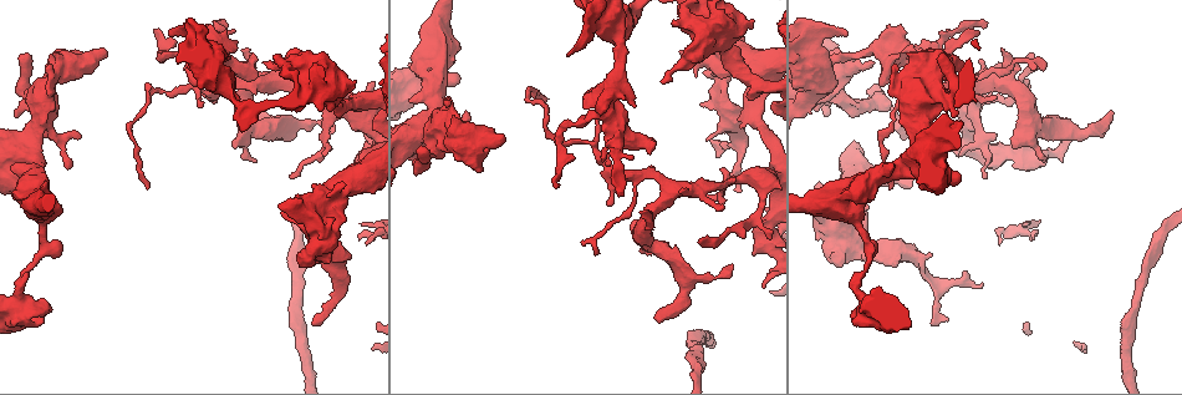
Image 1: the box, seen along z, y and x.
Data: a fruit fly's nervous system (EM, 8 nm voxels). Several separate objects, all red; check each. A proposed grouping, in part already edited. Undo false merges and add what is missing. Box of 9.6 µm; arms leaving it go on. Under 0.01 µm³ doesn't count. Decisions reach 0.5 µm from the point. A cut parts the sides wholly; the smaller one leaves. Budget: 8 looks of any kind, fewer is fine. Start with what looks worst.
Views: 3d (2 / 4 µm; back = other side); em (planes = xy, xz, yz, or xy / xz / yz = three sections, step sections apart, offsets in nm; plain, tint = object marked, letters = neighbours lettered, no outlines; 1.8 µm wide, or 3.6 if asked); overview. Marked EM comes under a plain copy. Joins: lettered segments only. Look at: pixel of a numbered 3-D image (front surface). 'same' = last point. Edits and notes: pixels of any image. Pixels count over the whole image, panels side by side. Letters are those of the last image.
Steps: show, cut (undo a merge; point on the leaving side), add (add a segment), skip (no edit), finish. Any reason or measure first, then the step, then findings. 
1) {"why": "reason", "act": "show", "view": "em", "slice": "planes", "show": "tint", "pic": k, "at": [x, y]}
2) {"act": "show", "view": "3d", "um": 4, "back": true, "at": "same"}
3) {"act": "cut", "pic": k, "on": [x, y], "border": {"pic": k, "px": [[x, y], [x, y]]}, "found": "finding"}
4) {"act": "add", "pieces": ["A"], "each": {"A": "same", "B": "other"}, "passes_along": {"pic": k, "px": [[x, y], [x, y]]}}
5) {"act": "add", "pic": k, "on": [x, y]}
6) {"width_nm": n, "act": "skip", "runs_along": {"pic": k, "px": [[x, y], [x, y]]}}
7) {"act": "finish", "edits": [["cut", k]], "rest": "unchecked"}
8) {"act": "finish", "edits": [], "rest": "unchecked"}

{"why": "sudden change in width", "act": "show", "view": "em", "um": 3.6, "slice": "yz", "step": 4, "show": "tint", "pic": 1, "at": [428, 55]}

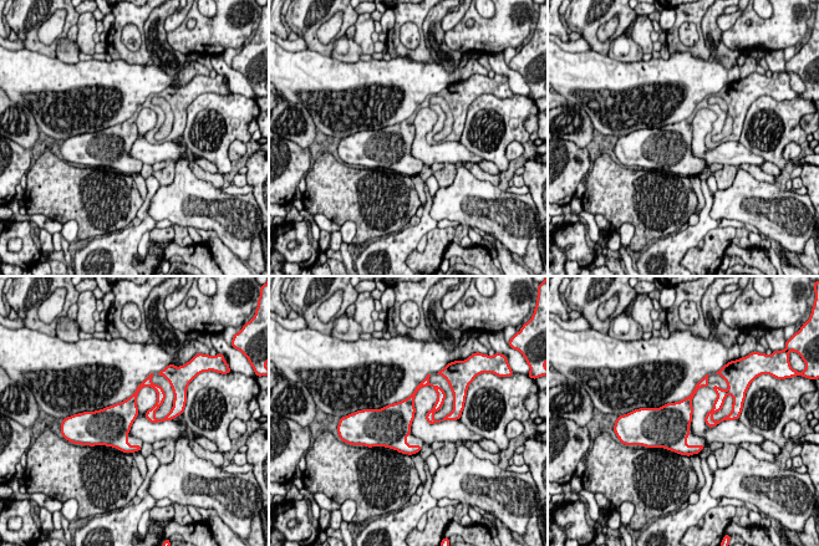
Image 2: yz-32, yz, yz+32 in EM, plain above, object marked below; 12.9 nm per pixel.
{"act": "show", "view": "em", "um": 3.6, "slice": "xy", "step": 8, "show": "letters", "at": "same"}

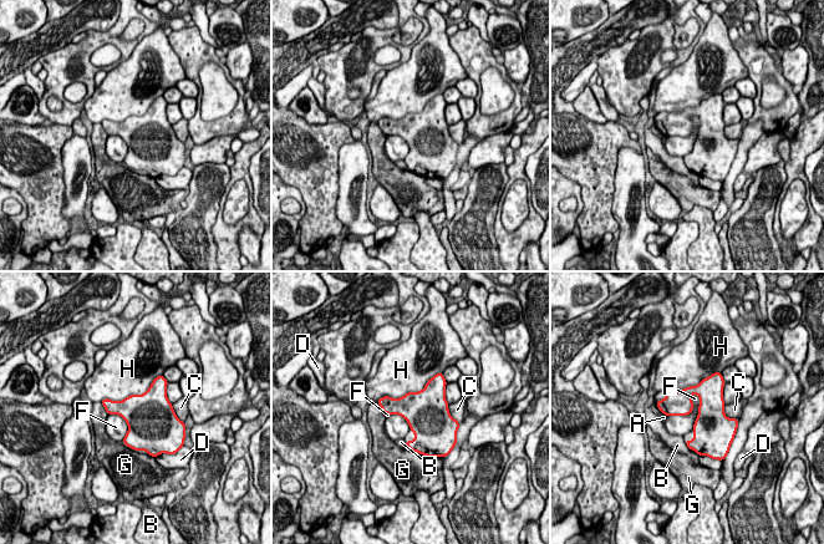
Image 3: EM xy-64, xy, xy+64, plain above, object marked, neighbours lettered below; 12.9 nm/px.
{"act": "skip", "each": {"A": "other", "B": "other", "C": "other", "D": "other", "F": "other", "G": "other", "H": "other"}, "border": {"pic": 3, "px": [[700, 397], [687, 415], [666, 416]]}, "found": "continuous, no second cell"}

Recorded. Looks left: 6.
{"why": "sudden change in width", "act": "show", "view": "3d", "um": 2, "pic": 1, "at": [620, 128]}

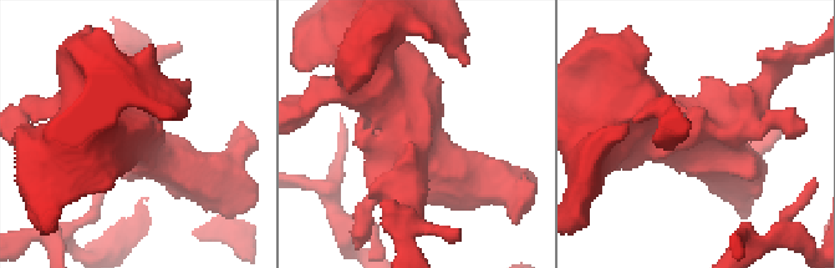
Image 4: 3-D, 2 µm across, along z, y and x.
{"act": "show", "view": "em", "slice": "planes", "show": "letters", "pic": 4, "at": [405, 129]}

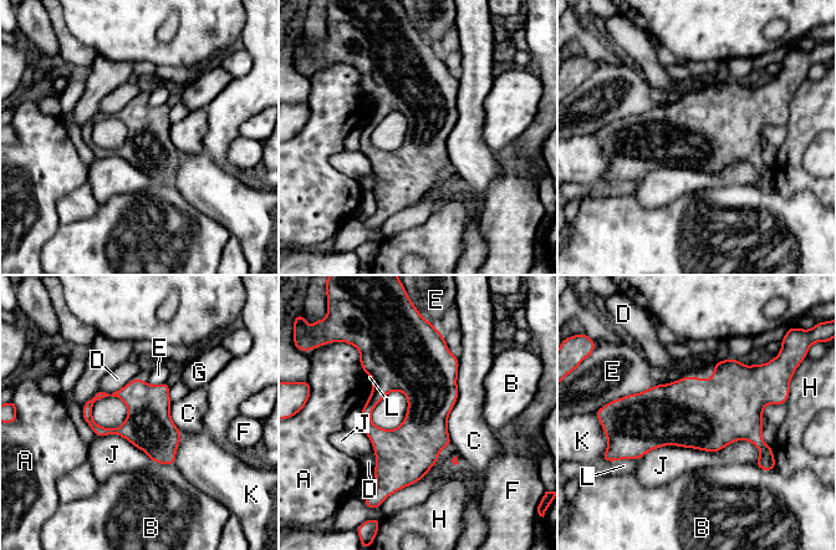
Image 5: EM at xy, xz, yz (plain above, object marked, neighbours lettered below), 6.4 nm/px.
{"act": "skip", "each": {"A": "other", "B": "other", "C": "other", "D": "other", "E": "other", "F": "other", "G": "other", "H": "other", "J": "other", "K": "other", "L": "other"}, "border": {"pic": 5, "px": [[760, 451], [638, 459]]}, "found": "continuous, no second cell"}

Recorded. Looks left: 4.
{"why": "small branch off a trunk", "act": "show", "view": "em", "slice": "planes", "show": "letters", "pic": 1, "at": [188, 31]}

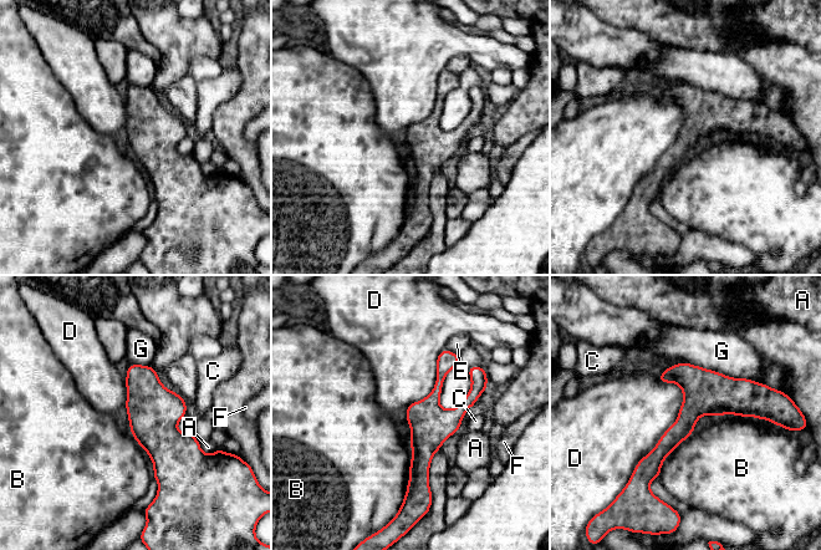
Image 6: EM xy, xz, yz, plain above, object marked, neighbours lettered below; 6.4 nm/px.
{"longest_contact_nm": ["D", 700], "act": "skip", "each": {"A": "other", "B": "other", "C": "other", "D": "other", "E": "other", "F": "other", "G": "other"}, "runs_along": {"pic": 6, "px": [[448, 354], [428, 410], [417, 489]]}, "found": "all the same cell"}

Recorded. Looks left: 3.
{"act": "finish", "edits": [], "rest": "unchecked"}

